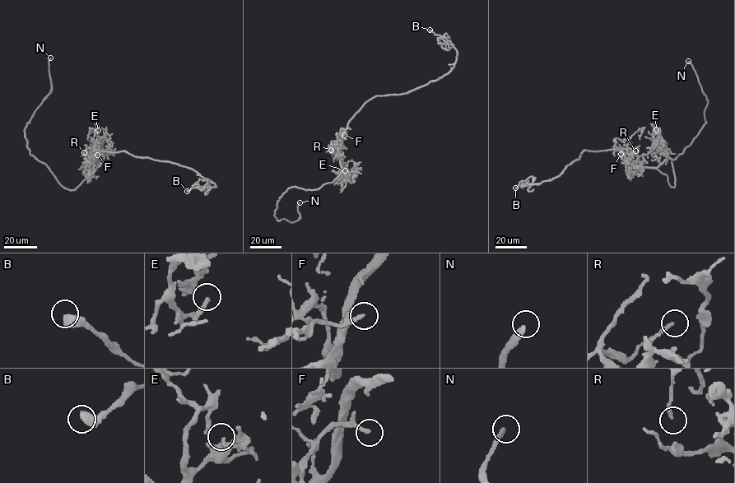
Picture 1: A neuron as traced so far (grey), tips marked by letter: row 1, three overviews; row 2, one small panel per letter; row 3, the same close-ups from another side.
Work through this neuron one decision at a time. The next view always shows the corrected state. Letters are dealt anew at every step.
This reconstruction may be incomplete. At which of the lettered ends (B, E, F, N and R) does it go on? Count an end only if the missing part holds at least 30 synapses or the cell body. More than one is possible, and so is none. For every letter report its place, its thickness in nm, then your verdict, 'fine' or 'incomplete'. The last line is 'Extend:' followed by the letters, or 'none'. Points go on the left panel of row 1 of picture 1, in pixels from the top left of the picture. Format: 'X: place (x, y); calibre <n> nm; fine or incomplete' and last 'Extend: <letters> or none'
B: place (187, 191); calibre 550 nm; fine
E: place (98, 130); calibre 240 nm; fine
F: place (97, 155); calibre 190 nm; incomplete
N: place (50, 58); calibre 280 nm; incomplete
R: place (84, 152); calibre 140 nm; fine
Extend: F, N

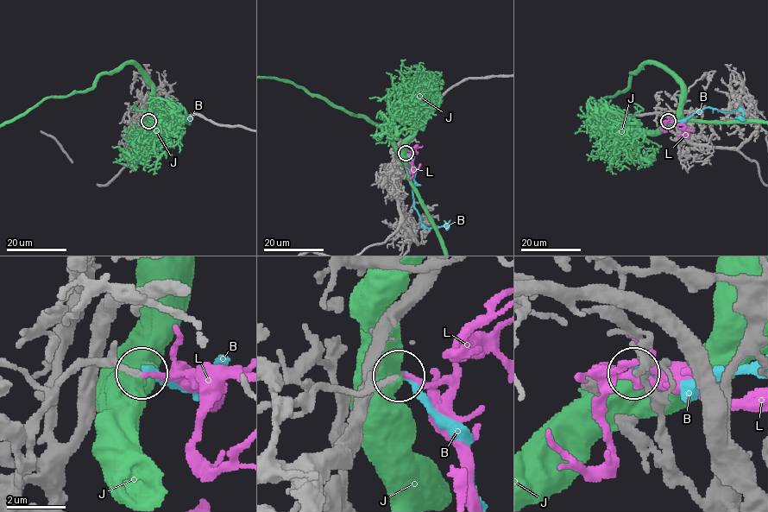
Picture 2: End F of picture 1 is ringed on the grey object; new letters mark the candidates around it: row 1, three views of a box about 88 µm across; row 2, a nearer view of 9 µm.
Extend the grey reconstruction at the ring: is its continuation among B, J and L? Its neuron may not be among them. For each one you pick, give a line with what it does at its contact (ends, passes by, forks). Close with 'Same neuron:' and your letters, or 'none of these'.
L: it ends
Same neuron: L

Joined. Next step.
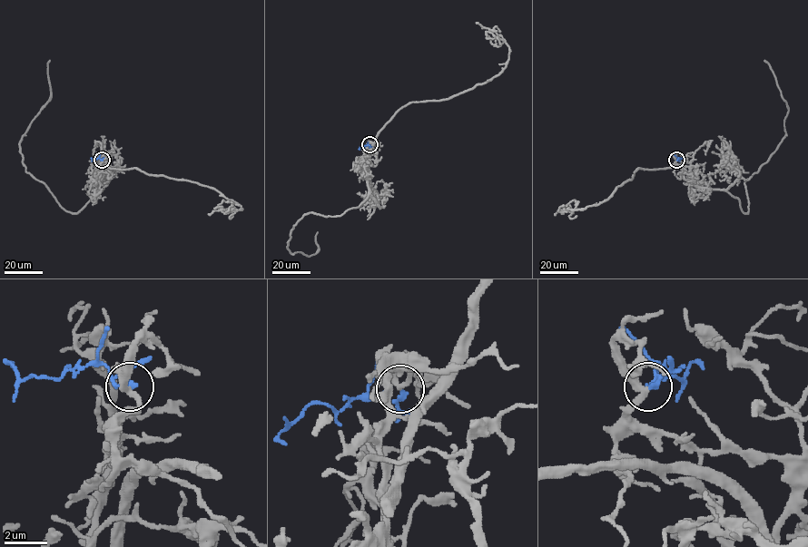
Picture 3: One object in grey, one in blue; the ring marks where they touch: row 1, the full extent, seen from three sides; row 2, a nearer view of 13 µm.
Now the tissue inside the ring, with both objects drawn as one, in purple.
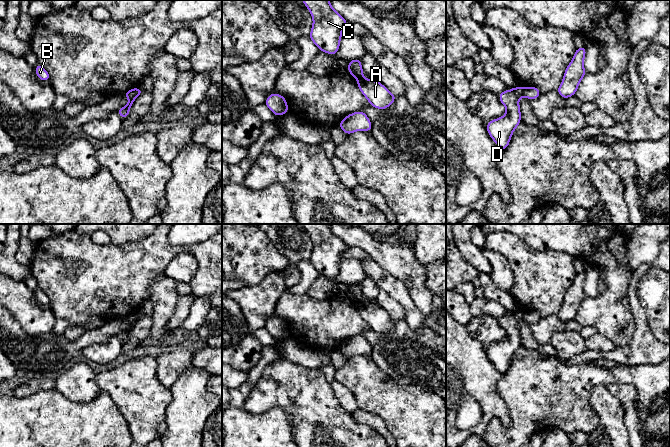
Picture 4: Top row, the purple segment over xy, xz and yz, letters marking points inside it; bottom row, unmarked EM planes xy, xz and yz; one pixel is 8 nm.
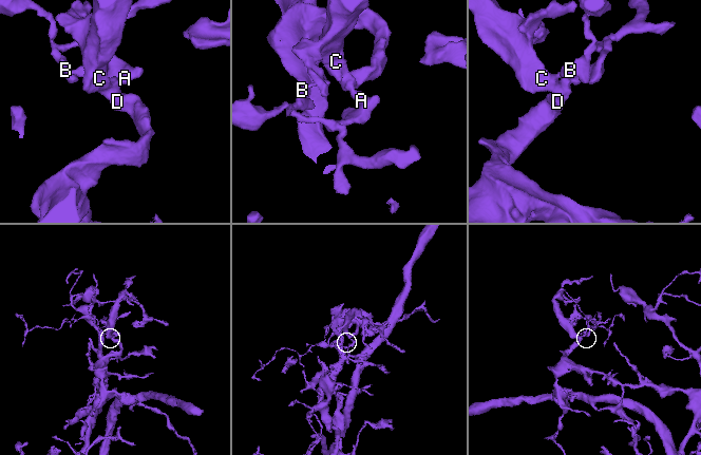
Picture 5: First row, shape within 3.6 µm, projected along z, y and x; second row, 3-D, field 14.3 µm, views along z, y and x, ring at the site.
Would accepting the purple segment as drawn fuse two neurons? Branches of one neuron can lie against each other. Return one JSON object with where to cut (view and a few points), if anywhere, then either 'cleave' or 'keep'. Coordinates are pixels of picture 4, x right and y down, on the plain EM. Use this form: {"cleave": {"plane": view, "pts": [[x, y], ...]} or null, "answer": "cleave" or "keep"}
{"cleave": {"plane": "yz", "pts": [[522, 312], [524, 319]]}, "answer": "cleave"}

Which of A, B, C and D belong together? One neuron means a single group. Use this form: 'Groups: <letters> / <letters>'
Groups: A B / C D

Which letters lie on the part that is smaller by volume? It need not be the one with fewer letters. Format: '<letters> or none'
A, B

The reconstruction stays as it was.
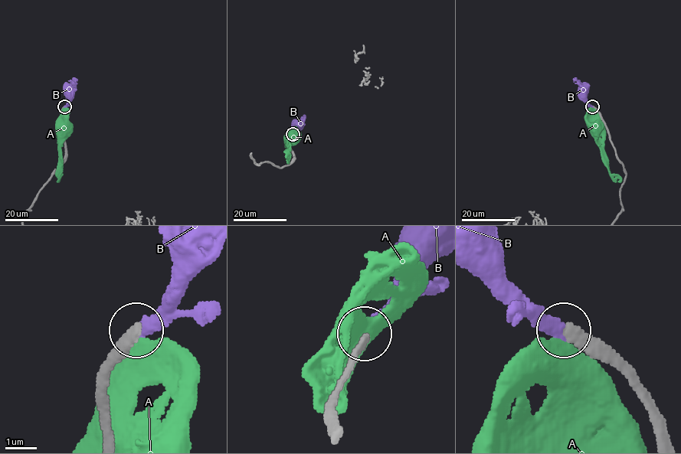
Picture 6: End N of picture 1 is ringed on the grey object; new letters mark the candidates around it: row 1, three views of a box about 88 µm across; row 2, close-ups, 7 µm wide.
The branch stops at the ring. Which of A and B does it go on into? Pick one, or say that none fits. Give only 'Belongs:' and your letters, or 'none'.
Belongs: B

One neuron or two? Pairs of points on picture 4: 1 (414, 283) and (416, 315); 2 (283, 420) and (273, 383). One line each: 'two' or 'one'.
1: two
2: two

